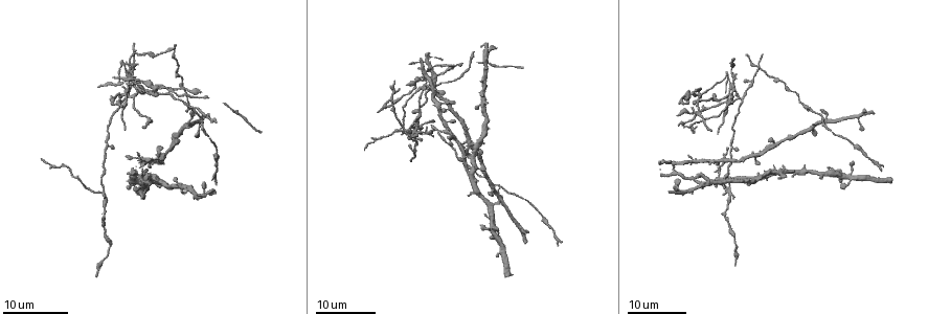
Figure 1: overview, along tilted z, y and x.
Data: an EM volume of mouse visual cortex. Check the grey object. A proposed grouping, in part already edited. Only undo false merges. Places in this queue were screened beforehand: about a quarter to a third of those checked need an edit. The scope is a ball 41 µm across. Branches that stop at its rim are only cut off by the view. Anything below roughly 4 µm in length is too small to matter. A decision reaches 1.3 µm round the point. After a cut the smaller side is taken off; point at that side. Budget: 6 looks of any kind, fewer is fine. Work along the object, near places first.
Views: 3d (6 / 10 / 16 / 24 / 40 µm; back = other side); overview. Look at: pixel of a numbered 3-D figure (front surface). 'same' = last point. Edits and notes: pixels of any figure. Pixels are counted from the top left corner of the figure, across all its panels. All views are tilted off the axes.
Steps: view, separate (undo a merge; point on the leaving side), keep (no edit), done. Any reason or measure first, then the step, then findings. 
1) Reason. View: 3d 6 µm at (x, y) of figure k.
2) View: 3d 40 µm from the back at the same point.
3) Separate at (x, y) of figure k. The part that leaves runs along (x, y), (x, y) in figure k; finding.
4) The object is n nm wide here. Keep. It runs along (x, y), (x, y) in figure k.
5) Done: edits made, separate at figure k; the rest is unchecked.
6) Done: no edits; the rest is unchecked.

Three arms meet. View: 3d 24 µm at (505, 190) of figure 1.

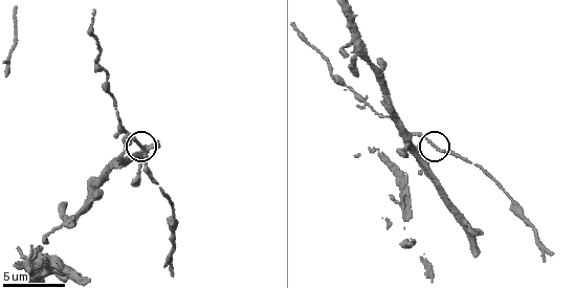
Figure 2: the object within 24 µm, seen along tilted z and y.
View: 3d 10 µm at (140, 147) of figure 2.

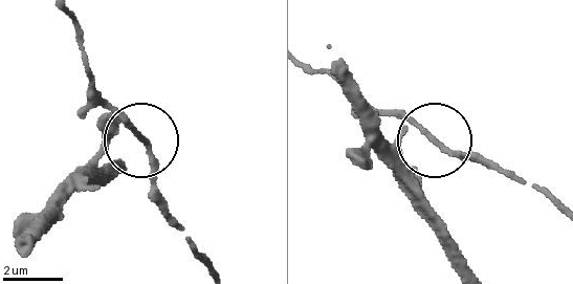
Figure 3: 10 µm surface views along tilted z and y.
Keep. All the same neuron.

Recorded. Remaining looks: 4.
Four or more arms meet. View: 3d 16 µm at (738, 99) of figure 1.

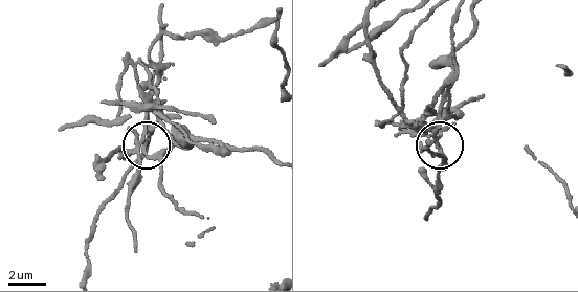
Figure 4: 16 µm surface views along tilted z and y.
Closer look. View: 3d 10 µm at (439, 145) of figure 4.

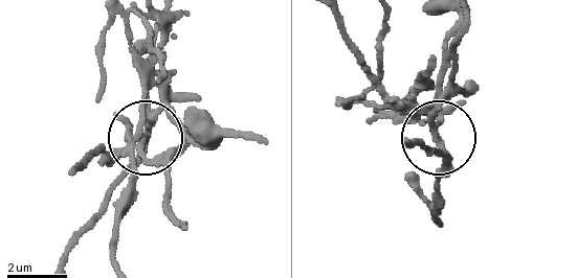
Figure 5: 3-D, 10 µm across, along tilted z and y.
Separate at (138, 156) of figure 5. Two neurons meet here.

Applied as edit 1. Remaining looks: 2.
Done: edits made, separate at figure 5; the rest is unchecked.

